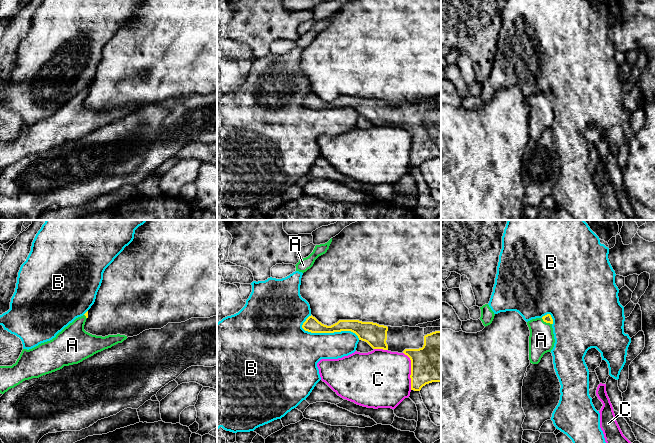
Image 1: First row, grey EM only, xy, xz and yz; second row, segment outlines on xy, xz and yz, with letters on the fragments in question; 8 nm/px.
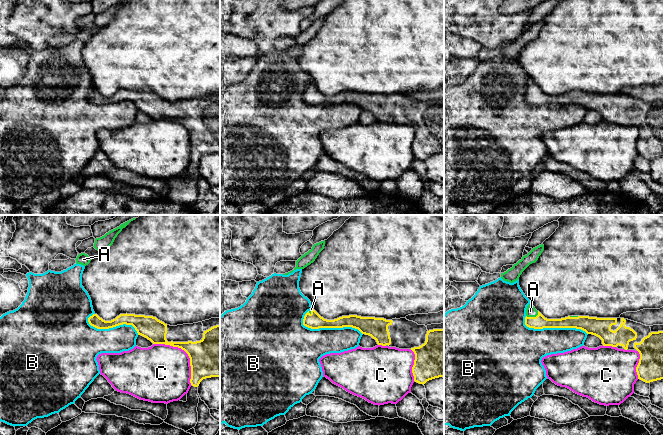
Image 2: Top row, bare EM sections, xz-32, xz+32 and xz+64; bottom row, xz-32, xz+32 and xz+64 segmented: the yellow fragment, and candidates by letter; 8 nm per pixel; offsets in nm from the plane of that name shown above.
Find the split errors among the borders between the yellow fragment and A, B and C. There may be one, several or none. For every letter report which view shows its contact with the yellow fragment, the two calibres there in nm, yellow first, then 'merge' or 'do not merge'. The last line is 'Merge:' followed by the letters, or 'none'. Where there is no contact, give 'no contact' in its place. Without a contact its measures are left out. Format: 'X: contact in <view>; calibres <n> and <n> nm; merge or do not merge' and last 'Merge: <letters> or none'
A: contact in yz; calibres 70 and 200 nm; merge
B: contact in xz; calibres 120 and 300 nm; do not merge
C: contact in xz; calibres 360 and 460 nm; do not merge
Merge: A

